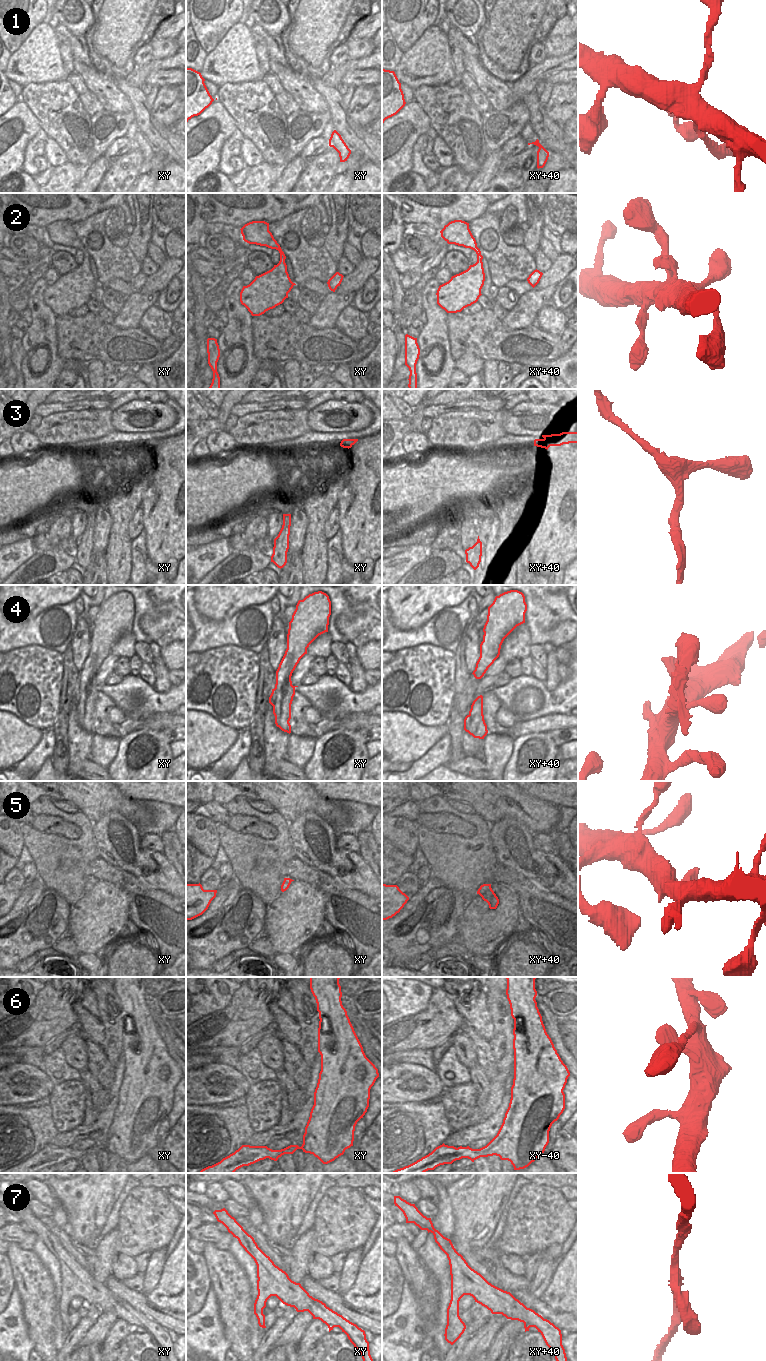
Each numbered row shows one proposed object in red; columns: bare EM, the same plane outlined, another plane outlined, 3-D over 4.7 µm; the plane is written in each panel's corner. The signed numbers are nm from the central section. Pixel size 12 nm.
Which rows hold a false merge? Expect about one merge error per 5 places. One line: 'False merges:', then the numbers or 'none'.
False merges: none

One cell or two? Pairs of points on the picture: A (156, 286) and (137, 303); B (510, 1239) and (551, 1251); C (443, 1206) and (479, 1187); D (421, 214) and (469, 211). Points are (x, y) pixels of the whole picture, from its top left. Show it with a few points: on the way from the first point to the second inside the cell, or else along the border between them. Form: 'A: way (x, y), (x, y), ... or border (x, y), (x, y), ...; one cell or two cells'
A: border (159, 291), (151, 293), (138, 292); two cells
B: border (561, 1244), (550, 1244), (539, 1252); two cells
C: border (445, 1187), (452, 1209), (454, 1225); two cells
D: way (433, 210), (457, 210); one cell

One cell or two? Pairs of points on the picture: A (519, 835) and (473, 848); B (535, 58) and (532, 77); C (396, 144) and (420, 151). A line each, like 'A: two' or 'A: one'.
A: two
B: two
C: two

